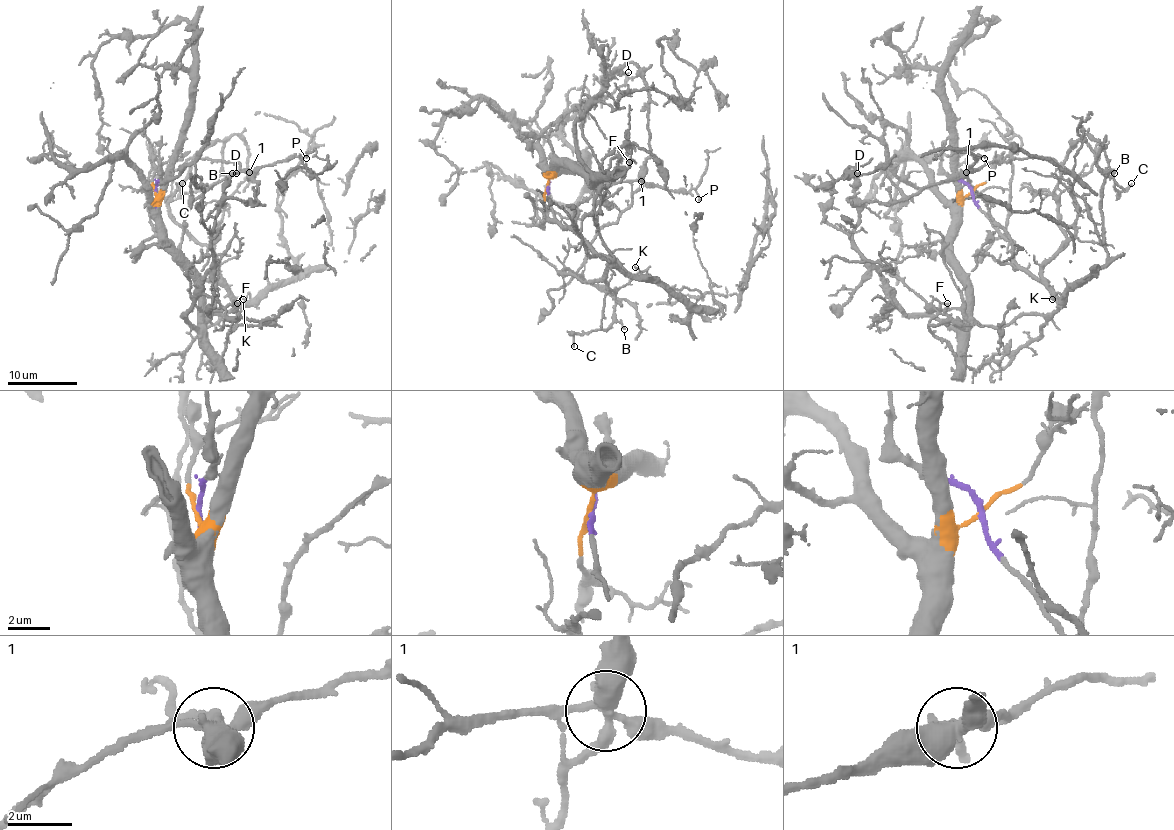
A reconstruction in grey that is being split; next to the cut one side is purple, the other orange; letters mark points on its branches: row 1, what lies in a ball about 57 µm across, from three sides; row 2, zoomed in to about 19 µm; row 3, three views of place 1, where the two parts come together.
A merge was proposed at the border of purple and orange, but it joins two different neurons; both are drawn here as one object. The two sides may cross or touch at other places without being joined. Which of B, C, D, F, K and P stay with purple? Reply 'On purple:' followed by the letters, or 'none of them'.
On purple: B, C, K, P

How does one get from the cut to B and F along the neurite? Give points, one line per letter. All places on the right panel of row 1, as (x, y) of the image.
B: (971, 191), (1041, 281), (1065, 244), (1062, 162), (1079, 141), (1114, 172)
F: (971, 191), (951, 247), (965, 281), (958, 356), (929, 326), (932, 302), (948, 304)

